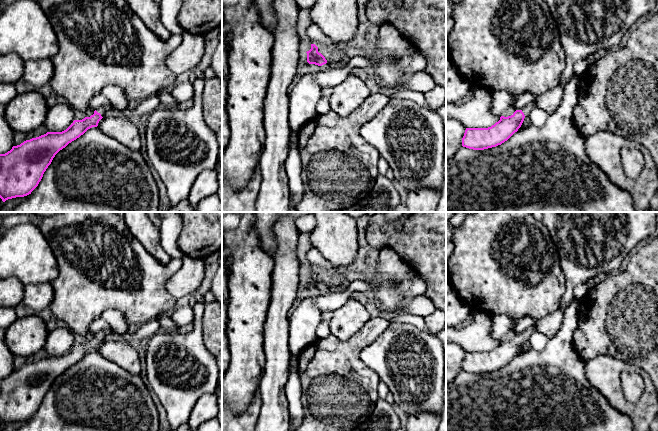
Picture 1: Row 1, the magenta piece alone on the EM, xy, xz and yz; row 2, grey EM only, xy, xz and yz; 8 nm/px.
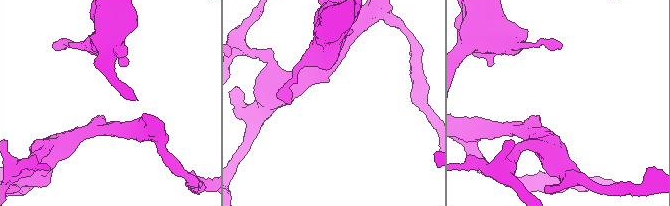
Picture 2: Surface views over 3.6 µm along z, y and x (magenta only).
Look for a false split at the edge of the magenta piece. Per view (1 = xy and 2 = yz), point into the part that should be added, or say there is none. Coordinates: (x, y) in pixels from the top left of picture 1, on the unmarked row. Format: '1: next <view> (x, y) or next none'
1: next xy (102, 334)
2: next yz (549, 326)

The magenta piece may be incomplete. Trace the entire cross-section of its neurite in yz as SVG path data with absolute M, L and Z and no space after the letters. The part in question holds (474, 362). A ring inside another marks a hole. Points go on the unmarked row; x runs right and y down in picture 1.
M559 307L548 316L538 319L533 327L526 329L522 334L516 334L511 340L501 340L500 344L488 352L466 352L462 362L462 370L473 374L484 374L501 369L507 365L521 351L525 338L532 333L541 333L548 339L558 333L565 309Z

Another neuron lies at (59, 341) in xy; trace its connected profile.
M60 324L48 333L44 349L49 356L62 356L73 347L74 342L75 338L71 329Z

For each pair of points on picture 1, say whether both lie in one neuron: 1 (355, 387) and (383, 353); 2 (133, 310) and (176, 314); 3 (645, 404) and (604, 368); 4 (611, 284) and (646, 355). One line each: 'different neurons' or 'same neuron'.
1: different neurons
2: different neurons
3: same neuron
4: same neuron

